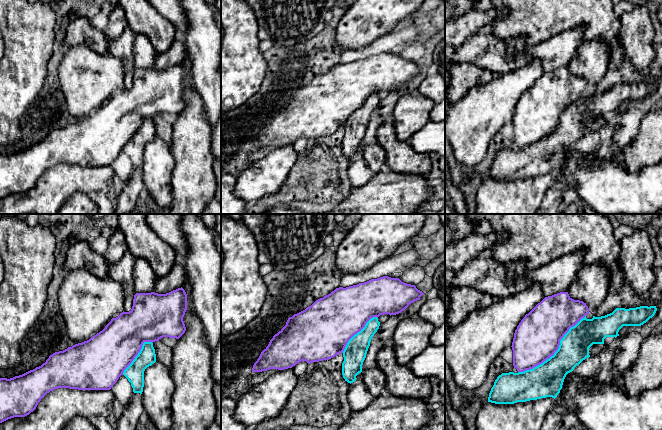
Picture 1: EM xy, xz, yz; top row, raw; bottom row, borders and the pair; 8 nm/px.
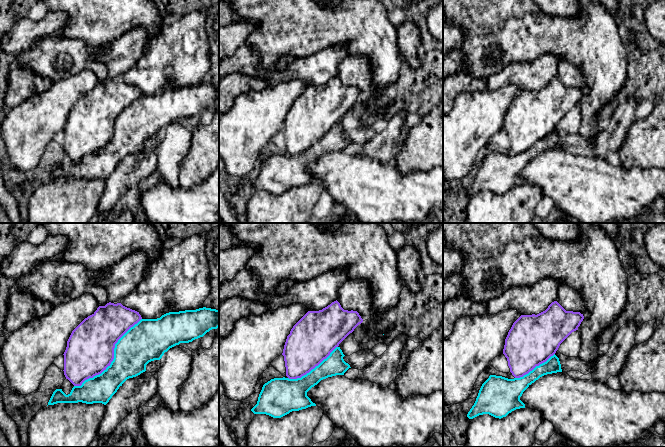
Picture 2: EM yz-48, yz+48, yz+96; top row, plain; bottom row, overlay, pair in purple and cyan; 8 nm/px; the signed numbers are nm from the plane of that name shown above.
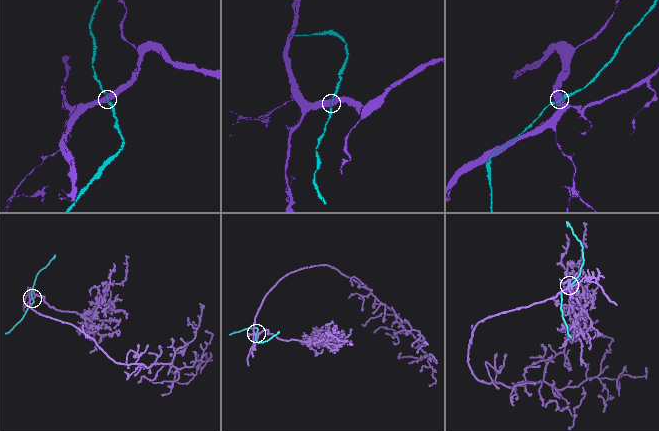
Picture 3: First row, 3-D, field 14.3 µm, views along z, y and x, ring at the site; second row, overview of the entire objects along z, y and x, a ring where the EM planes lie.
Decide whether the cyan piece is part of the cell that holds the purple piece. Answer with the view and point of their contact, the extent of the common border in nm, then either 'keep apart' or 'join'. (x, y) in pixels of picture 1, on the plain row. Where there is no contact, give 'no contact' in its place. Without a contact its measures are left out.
contact yz (556, 126); length 700 nm; keep apart

